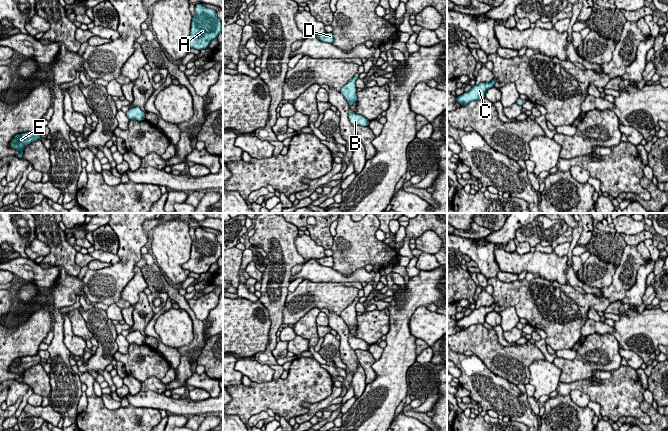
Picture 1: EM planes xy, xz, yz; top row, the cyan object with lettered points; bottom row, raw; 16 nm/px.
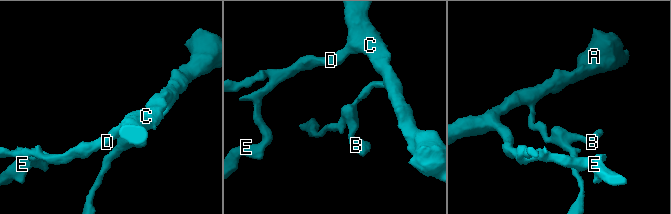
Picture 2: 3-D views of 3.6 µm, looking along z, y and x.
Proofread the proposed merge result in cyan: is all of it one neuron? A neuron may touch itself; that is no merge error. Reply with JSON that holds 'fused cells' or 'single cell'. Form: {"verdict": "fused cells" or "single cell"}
{"verdict": "single cell"}

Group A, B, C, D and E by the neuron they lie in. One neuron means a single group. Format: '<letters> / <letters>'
A B C D E

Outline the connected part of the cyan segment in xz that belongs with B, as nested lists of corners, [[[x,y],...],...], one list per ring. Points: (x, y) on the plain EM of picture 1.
[[[349,332],[349,344],[354,350],[357,350],[357,349],[368,350],[370,346],[365,341],[352,336],[350,332]]]

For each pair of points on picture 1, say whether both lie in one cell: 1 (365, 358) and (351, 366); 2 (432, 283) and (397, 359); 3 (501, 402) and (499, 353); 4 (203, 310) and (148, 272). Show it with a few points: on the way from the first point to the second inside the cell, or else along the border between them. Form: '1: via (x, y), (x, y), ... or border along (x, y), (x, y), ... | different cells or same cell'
1: border along (354, 350), (360, 364) | different cells
2: via (413, 301), (400, 314), (399, 340) | same cell
3: border along (482, 361), (492, 372), (516, 385) | different cells
4: border along (187, 301), (194, 315), (201, 321) | different cells

